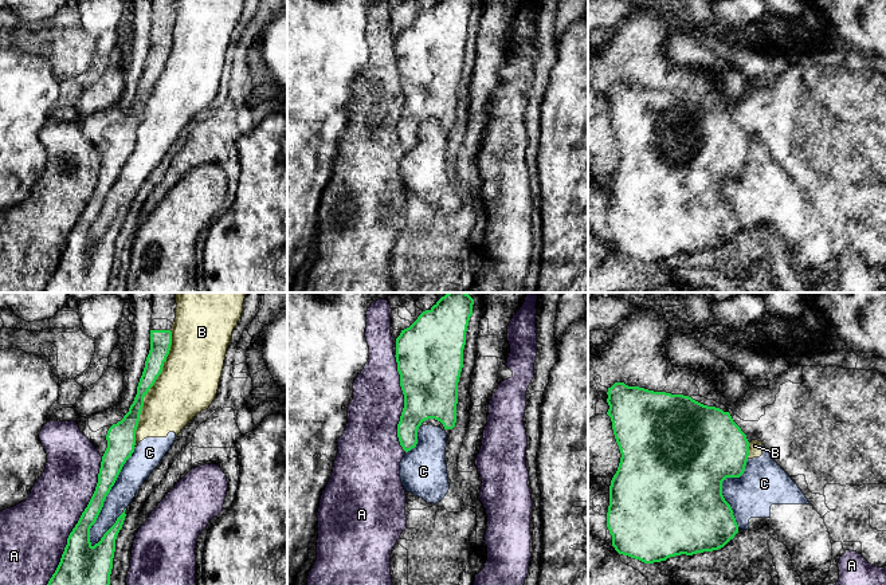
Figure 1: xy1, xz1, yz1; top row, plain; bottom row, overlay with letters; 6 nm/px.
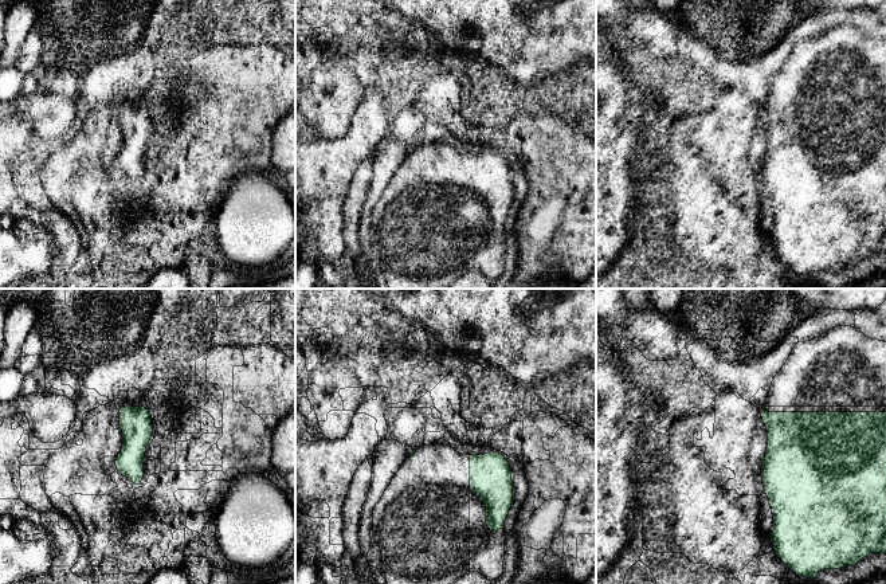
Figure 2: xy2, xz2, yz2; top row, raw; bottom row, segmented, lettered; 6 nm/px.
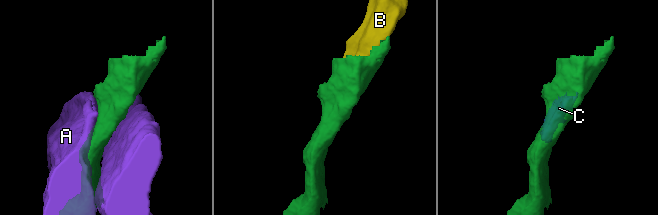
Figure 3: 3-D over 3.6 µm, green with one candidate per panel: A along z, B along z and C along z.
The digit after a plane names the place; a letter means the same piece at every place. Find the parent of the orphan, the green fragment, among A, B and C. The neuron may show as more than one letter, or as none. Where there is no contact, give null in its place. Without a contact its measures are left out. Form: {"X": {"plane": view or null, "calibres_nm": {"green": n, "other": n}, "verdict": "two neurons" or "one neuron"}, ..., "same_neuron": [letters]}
{"A": {"plane": "xy1", "calibres_nm": {"green": 240, "other": 360}, "verdict": "two neurons"}, "B": {"plane": "xy1", "calibres_nm": {"green": 120, "other": 360}, "verdict": "two neurons"}, "C": {"plane": "xy1", "calibres_nm": {"green": 140, "other": 160}, "verdict": "two neurons"}, "same_neuron": []}

